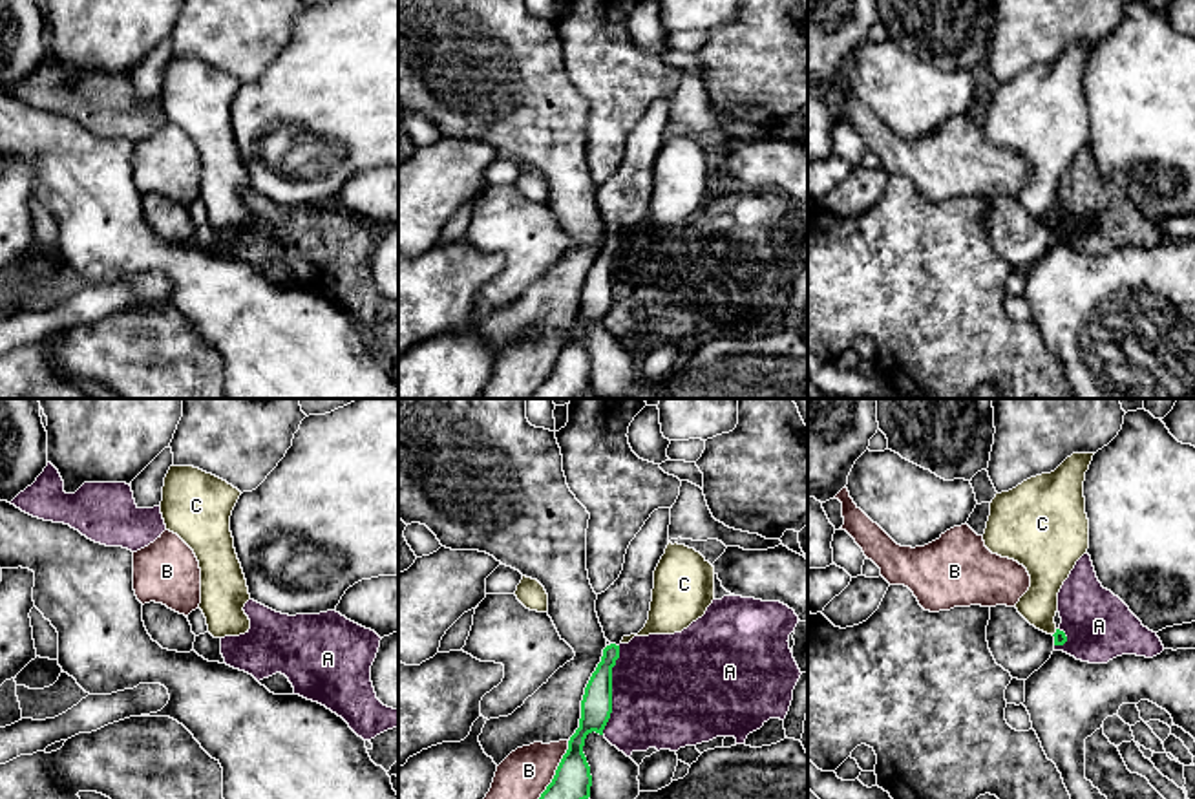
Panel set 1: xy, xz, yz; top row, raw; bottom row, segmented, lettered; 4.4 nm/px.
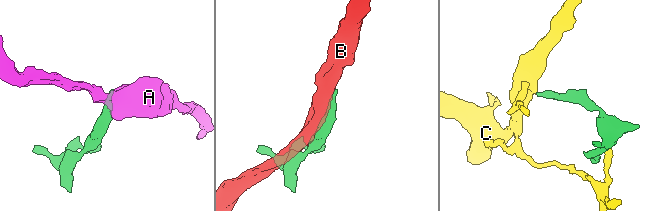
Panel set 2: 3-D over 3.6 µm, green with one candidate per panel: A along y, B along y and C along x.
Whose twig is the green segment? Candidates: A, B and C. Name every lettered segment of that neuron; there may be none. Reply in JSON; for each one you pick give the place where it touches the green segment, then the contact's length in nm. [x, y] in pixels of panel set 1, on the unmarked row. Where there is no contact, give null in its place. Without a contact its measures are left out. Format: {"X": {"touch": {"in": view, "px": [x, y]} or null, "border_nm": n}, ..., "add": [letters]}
{"add": []}

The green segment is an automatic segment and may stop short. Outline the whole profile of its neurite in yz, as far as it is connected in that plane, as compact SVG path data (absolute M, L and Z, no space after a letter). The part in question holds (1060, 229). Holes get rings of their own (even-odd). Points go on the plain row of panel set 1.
M996 196L990 197L987 232L998 256L1012 269L1027 271L1051 249L1056 236L1067 232L1067 227L1060 219L1047 225L1031 216L1016 197Z

